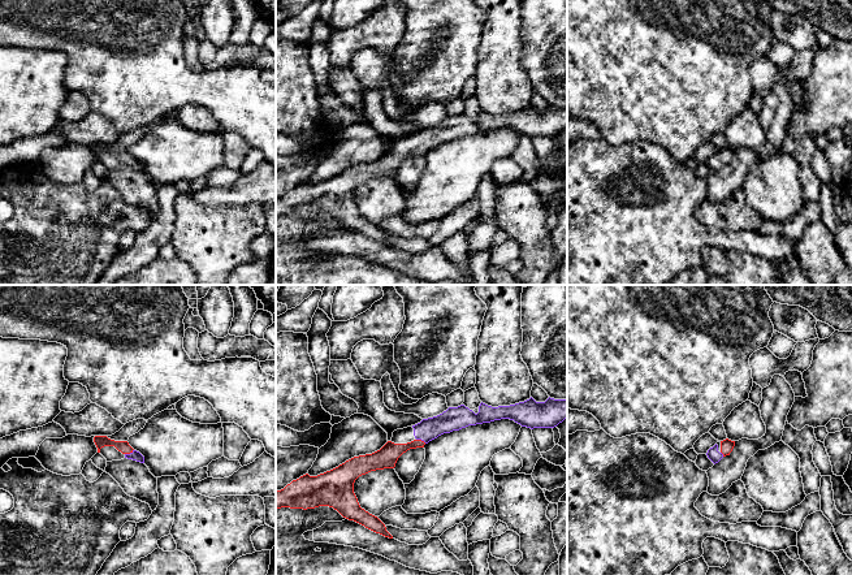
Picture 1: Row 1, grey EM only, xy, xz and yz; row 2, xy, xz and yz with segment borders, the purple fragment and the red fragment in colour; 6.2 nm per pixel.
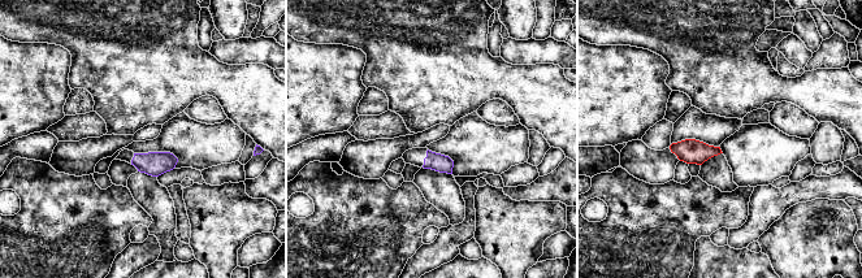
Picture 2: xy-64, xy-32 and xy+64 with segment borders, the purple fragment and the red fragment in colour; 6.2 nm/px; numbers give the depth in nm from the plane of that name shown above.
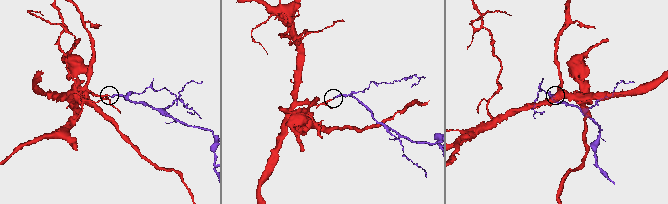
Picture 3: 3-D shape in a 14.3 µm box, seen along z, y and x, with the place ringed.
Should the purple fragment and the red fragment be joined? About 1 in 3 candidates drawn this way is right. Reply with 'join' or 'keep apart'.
join

